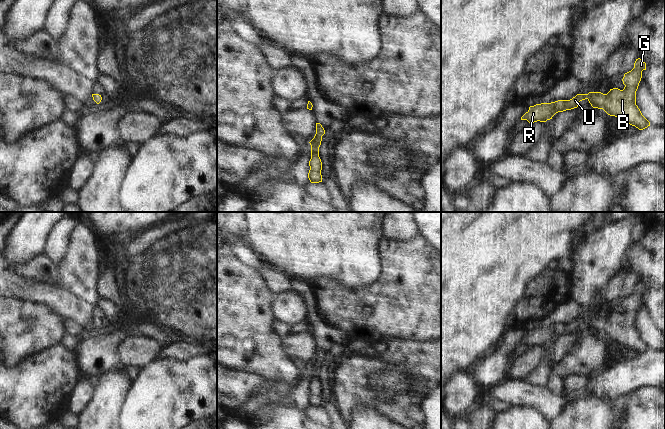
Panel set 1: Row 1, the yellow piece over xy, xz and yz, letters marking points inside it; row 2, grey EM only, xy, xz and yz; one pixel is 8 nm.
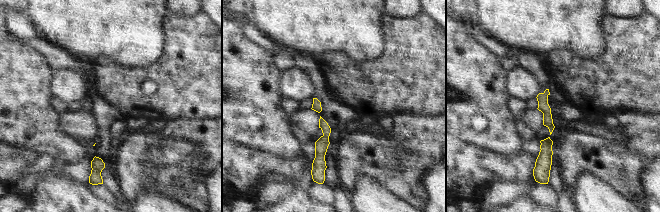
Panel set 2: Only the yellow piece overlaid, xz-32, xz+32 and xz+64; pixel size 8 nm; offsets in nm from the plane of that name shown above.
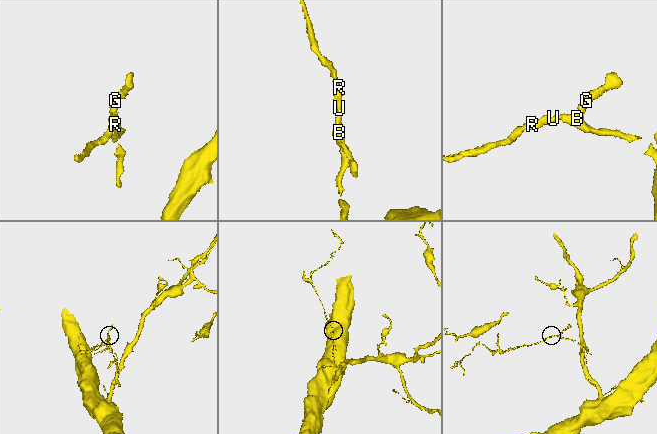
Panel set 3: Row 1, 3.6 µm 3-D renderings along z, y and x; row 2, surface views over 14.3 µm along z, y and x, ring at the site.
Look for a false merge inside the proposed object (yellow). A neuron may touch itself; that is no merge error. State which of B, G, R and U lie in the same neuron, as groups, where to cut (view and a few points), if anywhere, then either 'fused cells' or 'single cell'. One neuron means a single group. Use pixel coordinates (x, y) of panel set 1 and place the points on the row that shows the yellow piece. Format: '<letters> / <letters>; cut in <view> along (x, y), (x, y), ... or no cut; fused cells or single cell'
B G R U; no cut; single cell

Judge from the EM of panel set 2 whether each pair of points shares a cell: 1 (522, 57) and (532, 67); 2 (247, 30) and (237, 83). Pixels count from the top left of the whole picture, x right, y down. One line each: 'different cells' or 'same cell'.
1: same cell
2: different cells

